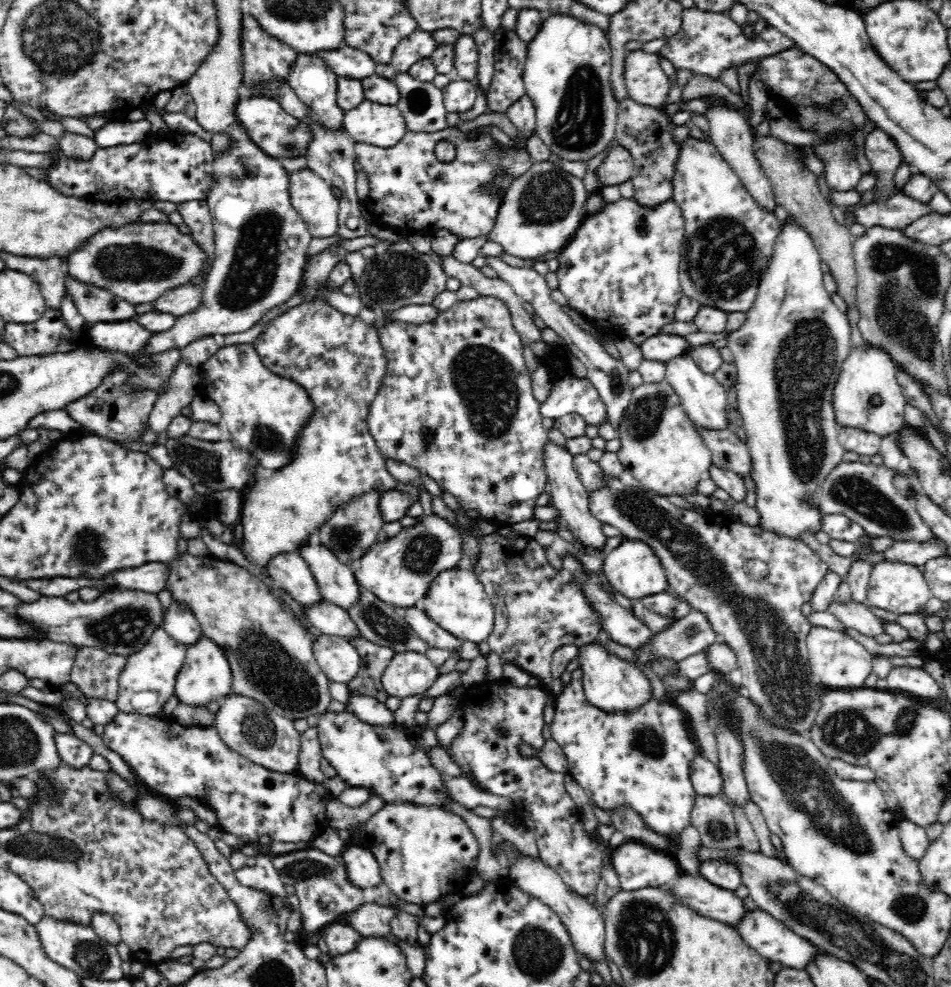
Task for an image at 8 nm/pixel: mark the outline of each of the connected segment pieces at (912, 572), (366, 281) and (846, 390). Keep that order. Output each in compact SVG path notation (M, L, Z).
M884 560L876 564L871 570L866 594L868 606L882 608L882 610L888 610L888 612L894 612L898 615L914 614L924 608L932 596L929 584L926 582L920 567Z
M402 239L397 243L392 243L388 250L377 251L372 258L368 259L368 264L366 264L358 284L359 297L368 309L379 314L390 314L409 304L432 304L436 297L447 290L447 274L433 254L420 254L406 239Z
M872 345L851 347L850 354L844 360L840 376L834 387L833 407L836 420L843 427L860 429L884 437L898 434L901 428L907 426L905 421L906 397L902 395L901 387L896 380L896 362L885 351Z

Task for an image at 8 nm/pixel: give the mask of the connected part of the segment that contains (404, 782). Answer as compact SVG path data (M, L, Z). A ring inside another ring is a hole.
M451 693L435 698L432 709L427 713L426 725L422 728L423 739L419 747L414 747L407 734L402 734L395 726L376 727L347 710L341 713L326 711L319 715L316 726L322 756L345 783L371 788L385 803L403 800L414 804L438 804L448 809L449 793L442 781L445 775L432 767L426 752L438 744L436 730L453 716L457 707L458 699Z

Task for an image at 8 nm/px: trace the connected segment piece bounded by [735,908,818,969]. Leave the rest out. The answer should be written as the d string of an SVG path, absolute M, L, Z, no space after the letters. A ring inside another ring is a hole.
M754 908L748 910L735 925L740 933L740 937L748 947L761 954L764 959L780 962L783 967L794 969L804 969L806 964L816 956L818 947L813 945L808 939L802 938L791 928L788 928L782 921L774 918L768 912Z

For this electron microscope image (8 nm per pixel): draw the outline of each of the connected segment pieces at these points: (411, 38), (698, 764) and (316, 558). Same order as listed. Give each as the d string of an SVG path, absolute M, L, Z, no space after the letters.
M417 29L396 46L391 64L396 72L409 73L416 62L429 58L440 48L433 33Z
M700 753L692 758L690 780L698 795L714 796L721 793L722 778L719 768Z
M316 540L301 548L299 554L312 570L323 600L347 611L355 607L361 595L361 586L355 572L346 564L341 564L328 548L318 544Z

